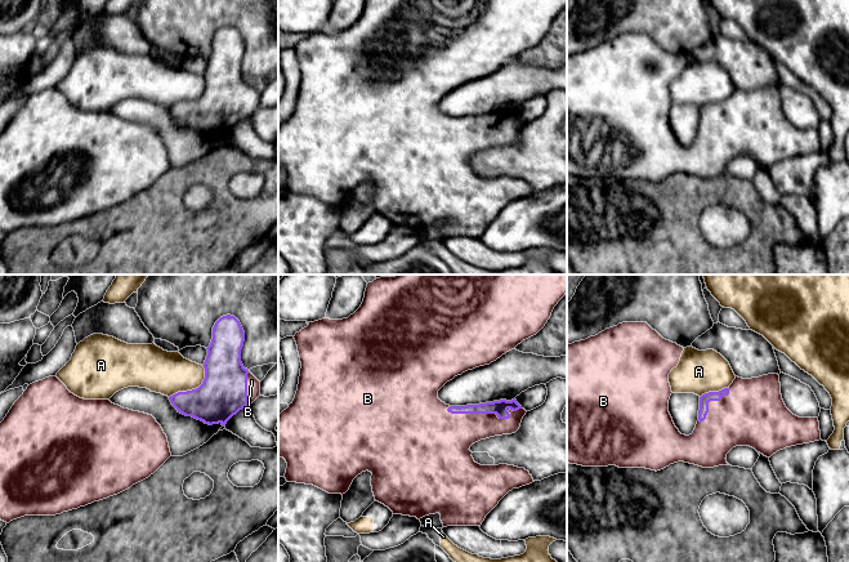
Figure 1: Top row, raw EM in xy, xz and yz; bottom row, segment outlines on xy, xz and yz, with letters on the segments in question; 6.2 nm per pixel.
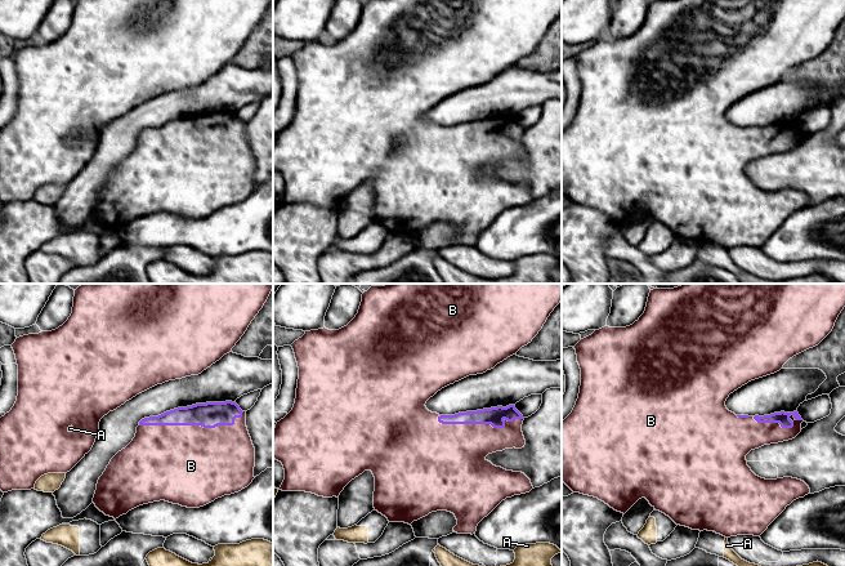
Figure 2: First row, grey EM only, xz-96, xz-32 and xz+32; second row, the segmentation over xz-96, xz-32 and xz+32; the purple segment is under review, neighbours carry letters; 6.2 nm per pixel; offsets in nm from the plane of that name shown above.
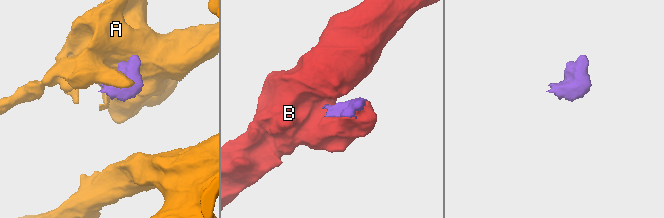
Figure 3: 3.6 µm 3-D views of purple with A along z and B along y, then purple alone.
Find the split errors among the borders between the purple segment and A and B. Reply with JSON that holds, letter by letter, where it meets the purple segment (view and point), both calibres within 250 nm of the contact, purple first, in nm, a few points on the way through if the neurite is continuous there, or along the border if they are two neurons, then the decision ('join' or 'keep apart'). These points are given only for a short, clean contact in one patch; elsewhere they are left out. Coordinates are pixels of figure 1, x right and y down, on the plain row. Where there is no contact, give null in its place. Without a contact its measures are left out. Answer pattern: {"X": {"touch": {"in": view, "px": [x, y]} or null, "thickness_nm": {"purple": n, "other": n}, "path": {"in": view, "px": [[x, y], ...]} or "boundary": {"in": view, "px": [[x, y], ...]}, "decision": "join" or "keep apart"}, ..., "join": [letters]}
{"A": {"touch": {"in": "xy", "px": [193, 101]}, "thickness_nm": {"purple": 300, "other": 280}, "decision": "keep apart"}, "B": {"touch": {"in": "xz", "px": [486, 124]}, "thickness_nm": {"purple": 100, "other": 260}, "decision": "join"}, "join": ["B"]}

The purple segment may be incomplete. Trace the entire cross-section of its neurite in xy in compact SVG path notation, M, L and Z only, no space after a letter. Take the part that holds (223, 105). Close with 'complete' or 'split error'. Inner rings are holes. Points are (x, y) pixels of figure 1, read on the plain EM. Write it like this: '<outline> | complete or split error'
M231 26L220 28L213 39L213 50L204 75L205 90L192 102L178 103L169 108L178 124L192 128L205 135L222 135L236 126L240 121L251 116L260 107L260 93L243 79L241 61L245 53L245 43L240 32Z | split error

